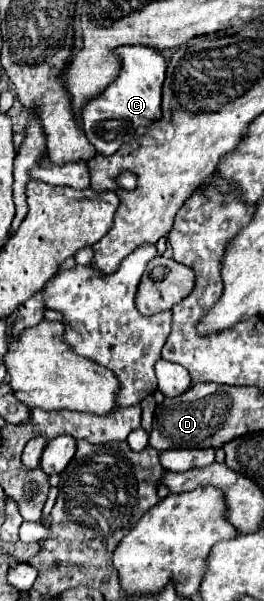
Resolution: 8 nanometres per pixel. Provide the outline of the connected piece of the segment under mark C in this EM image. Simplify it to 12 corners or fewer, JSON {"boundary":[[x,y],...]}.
{"boundary":[[122,46],[118,78],[82,110],[96,152],[112,156],[162,116],[166,60]]}

